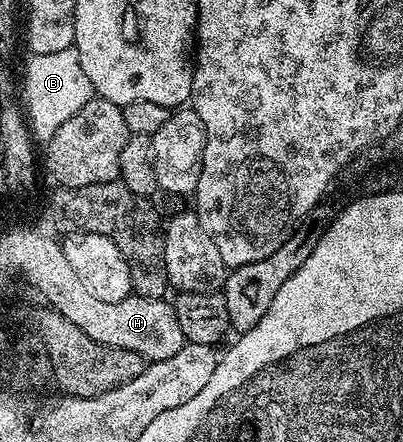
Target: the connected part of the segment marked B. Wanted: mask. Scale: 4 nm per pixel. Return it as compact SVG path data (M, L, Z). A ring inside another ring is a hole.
M72 47L62 49L62 53L29 54L24 67L24 103L26 122L35 138L47 141L58 133L58 127L70 121L82 105L94 98L90 77L82 69L82 61Z

